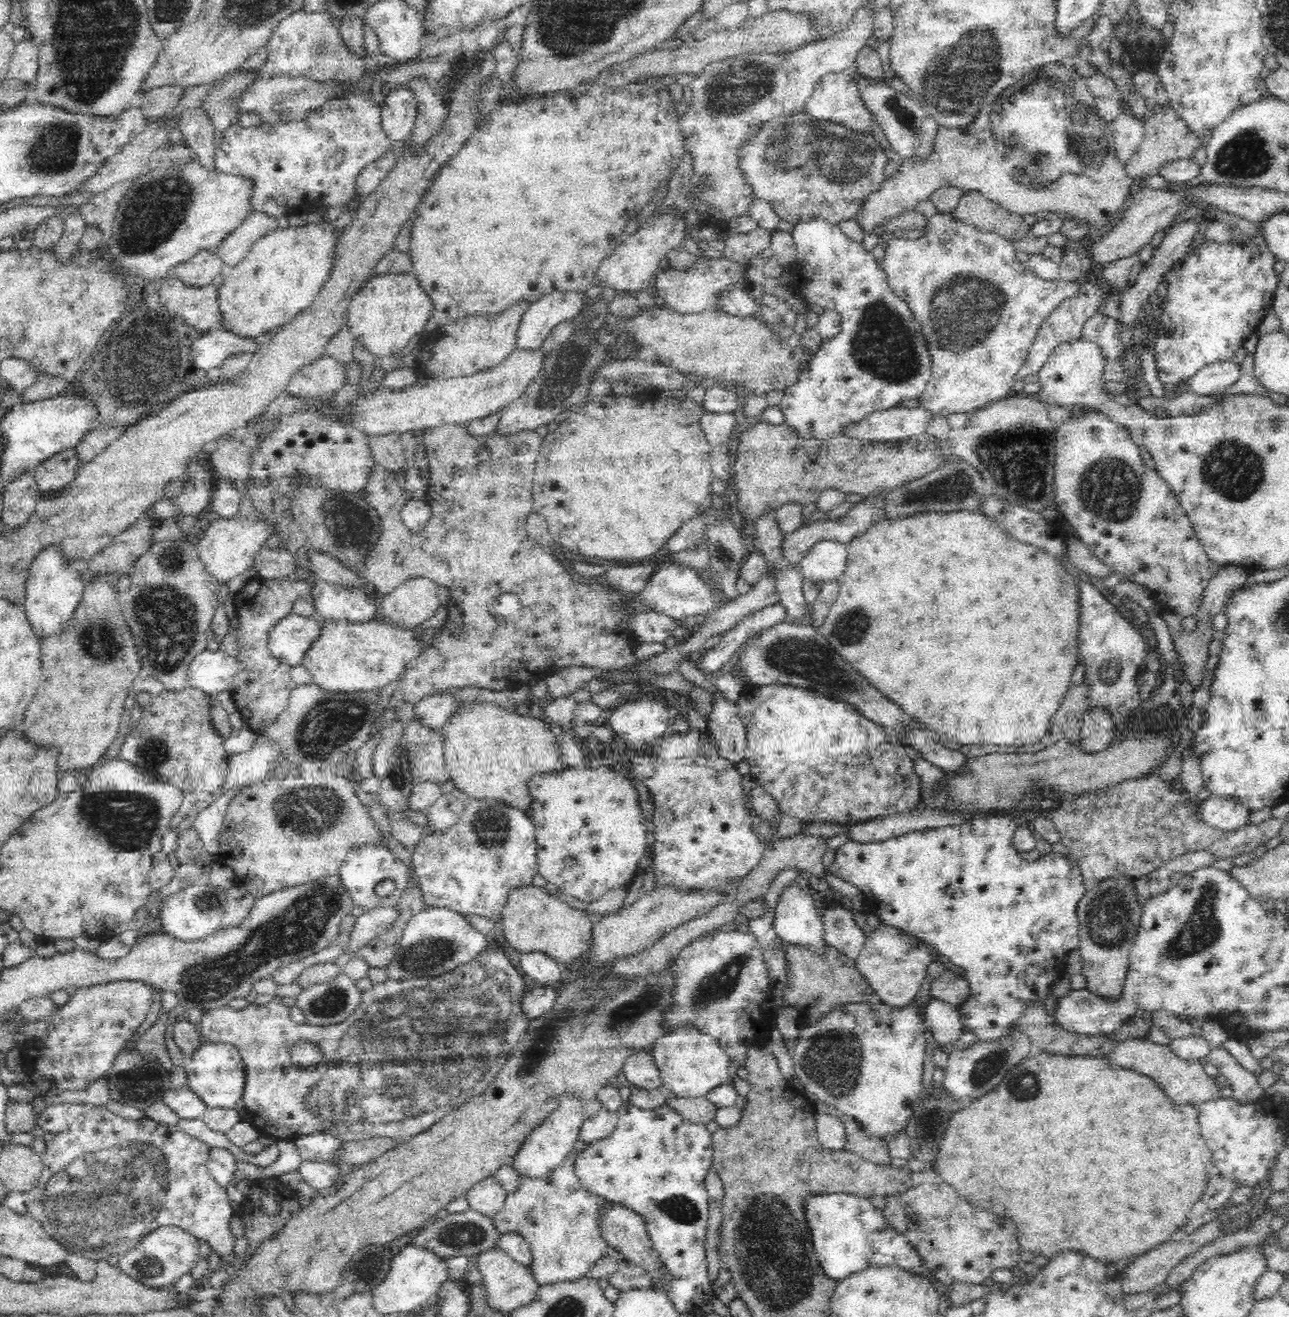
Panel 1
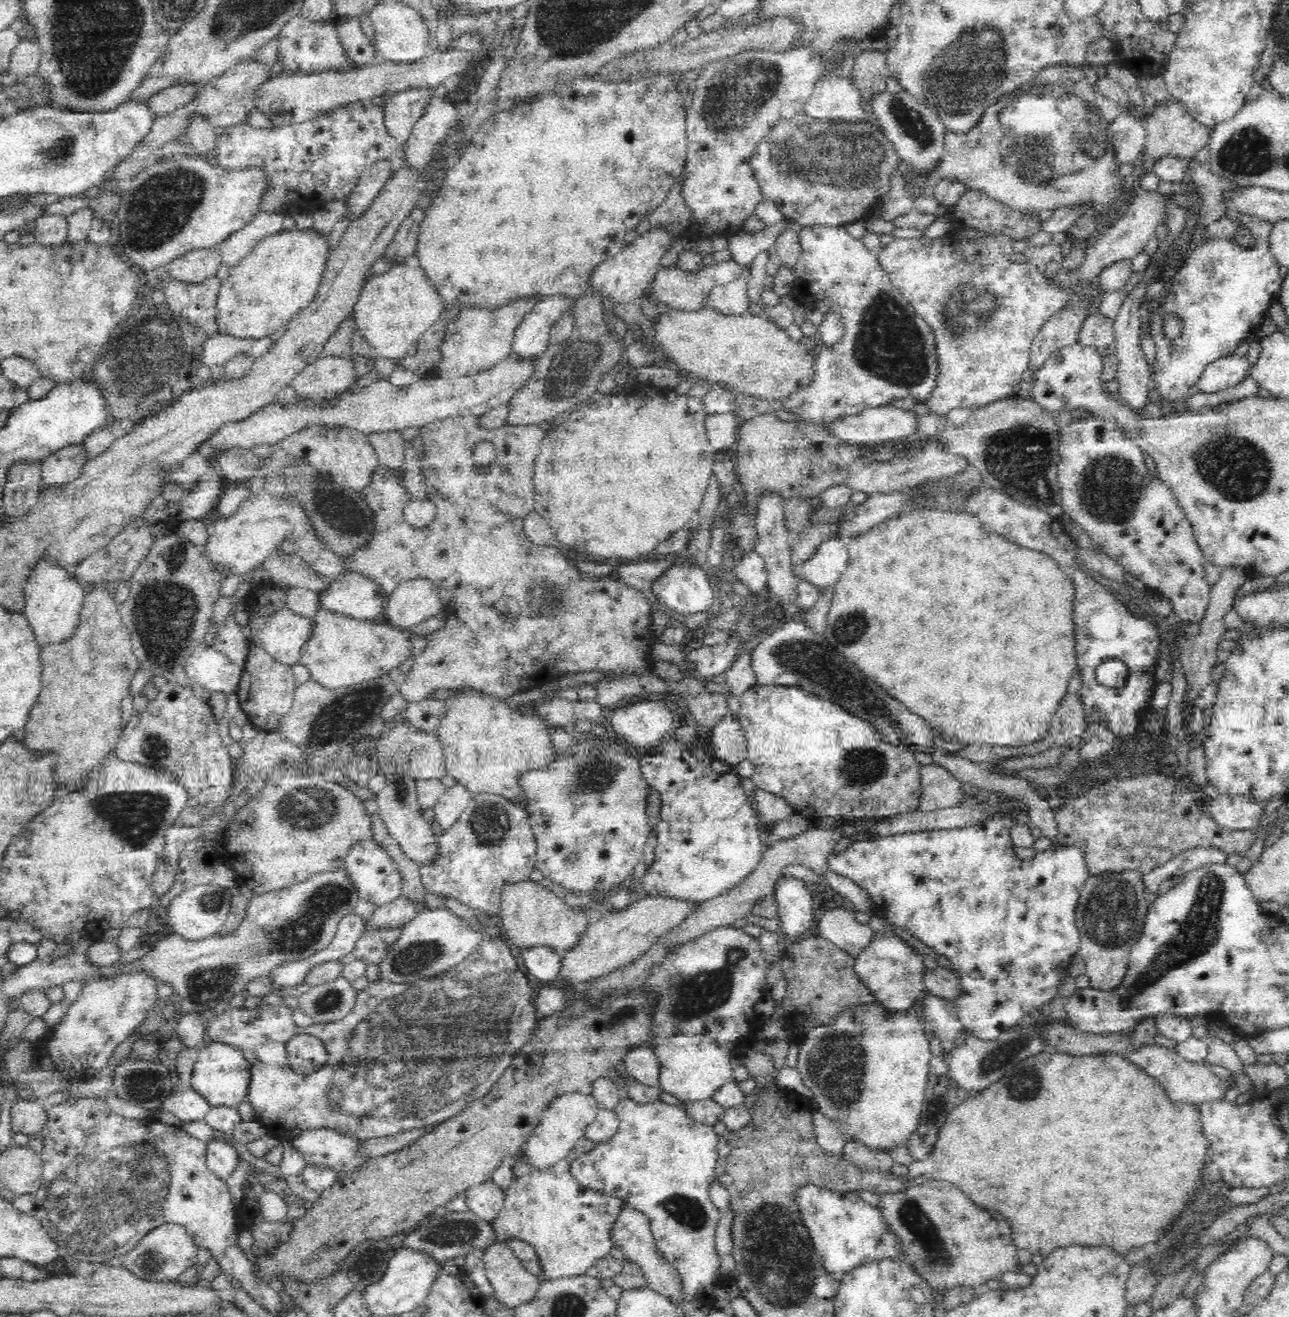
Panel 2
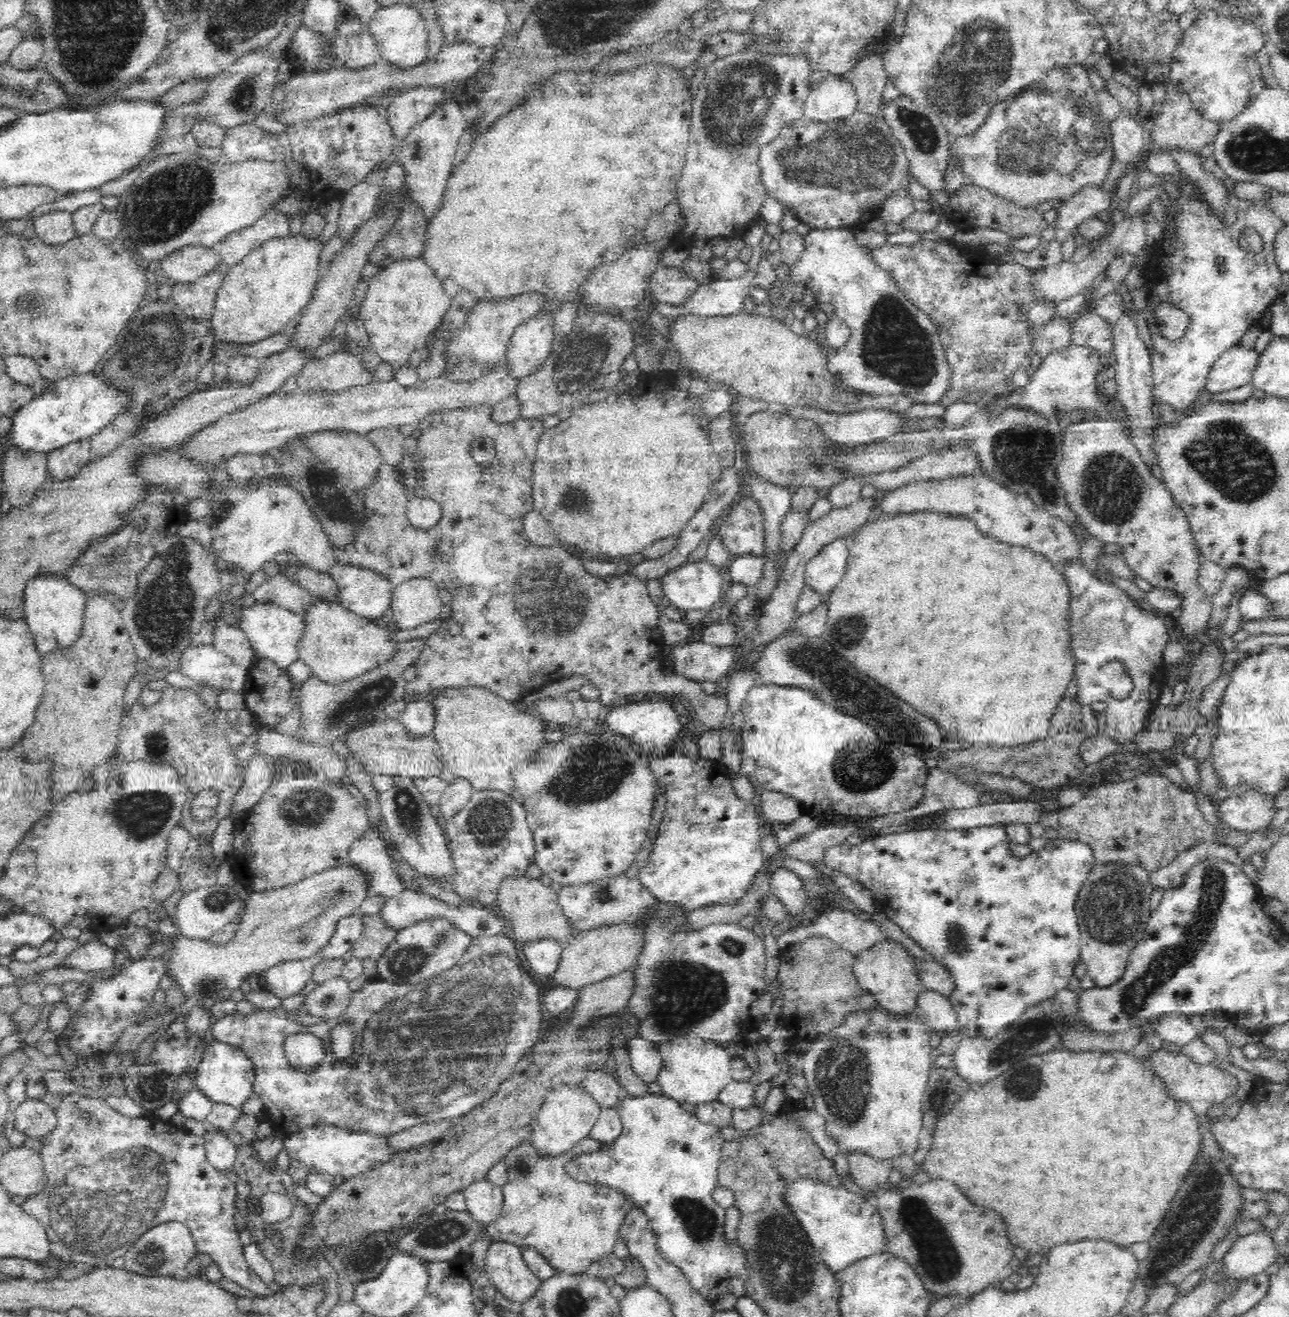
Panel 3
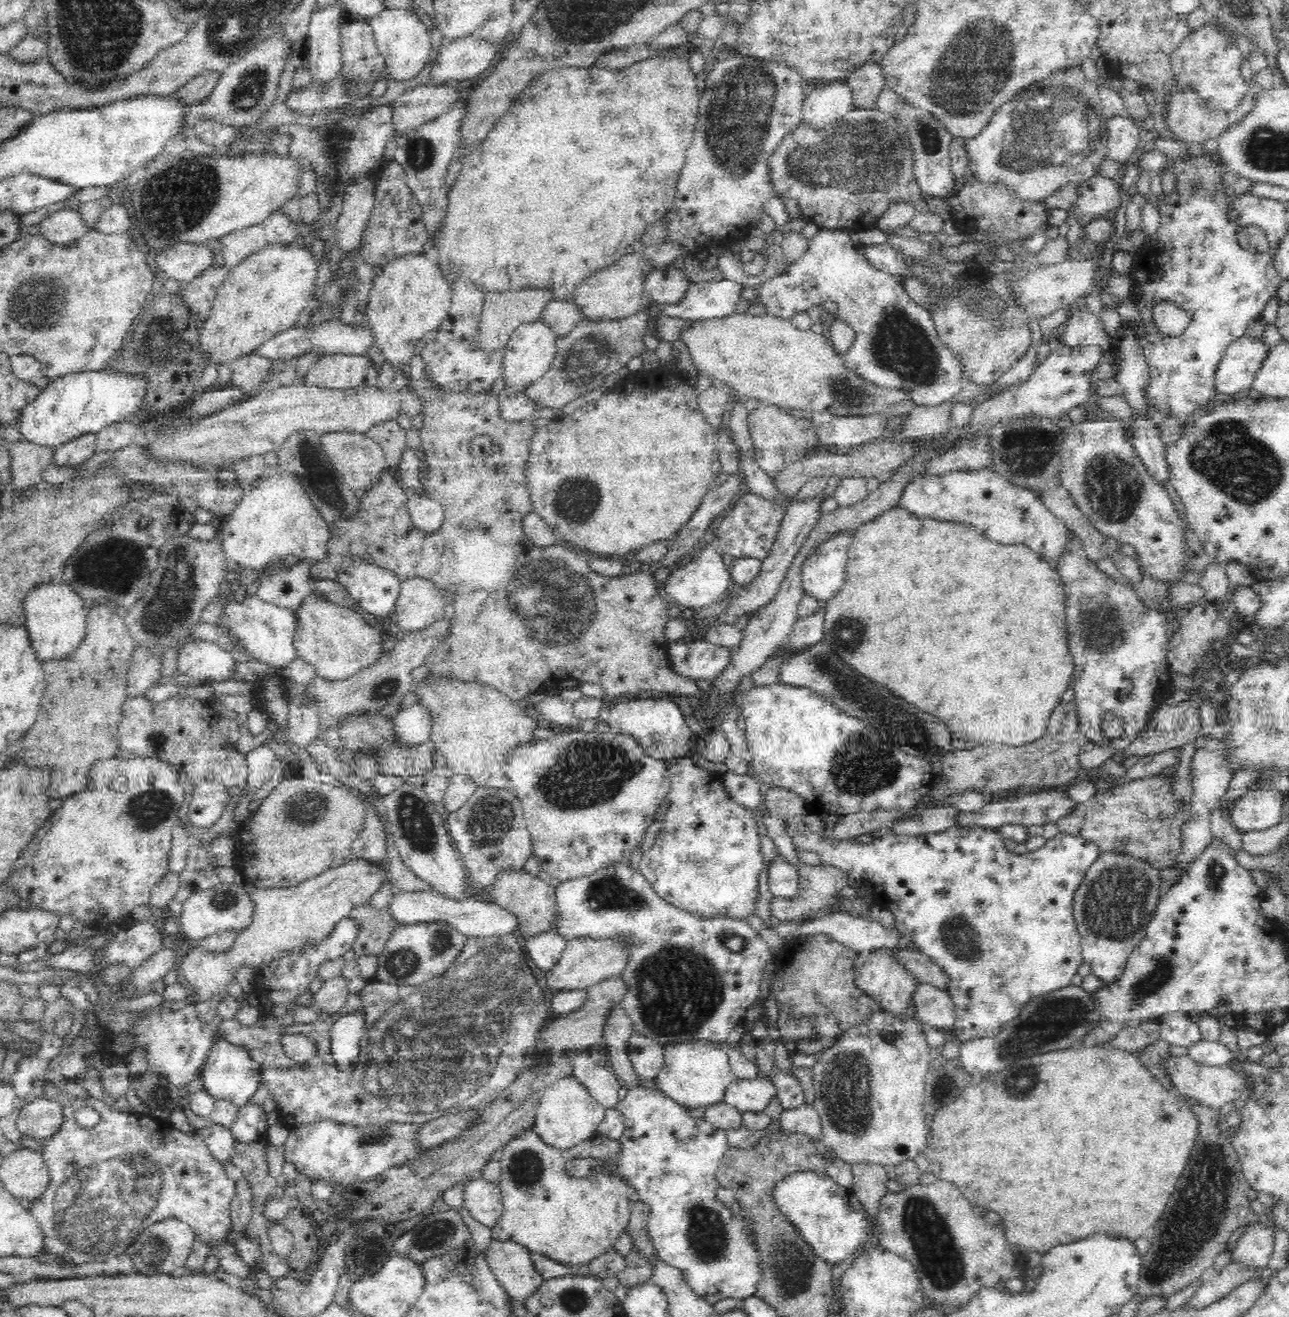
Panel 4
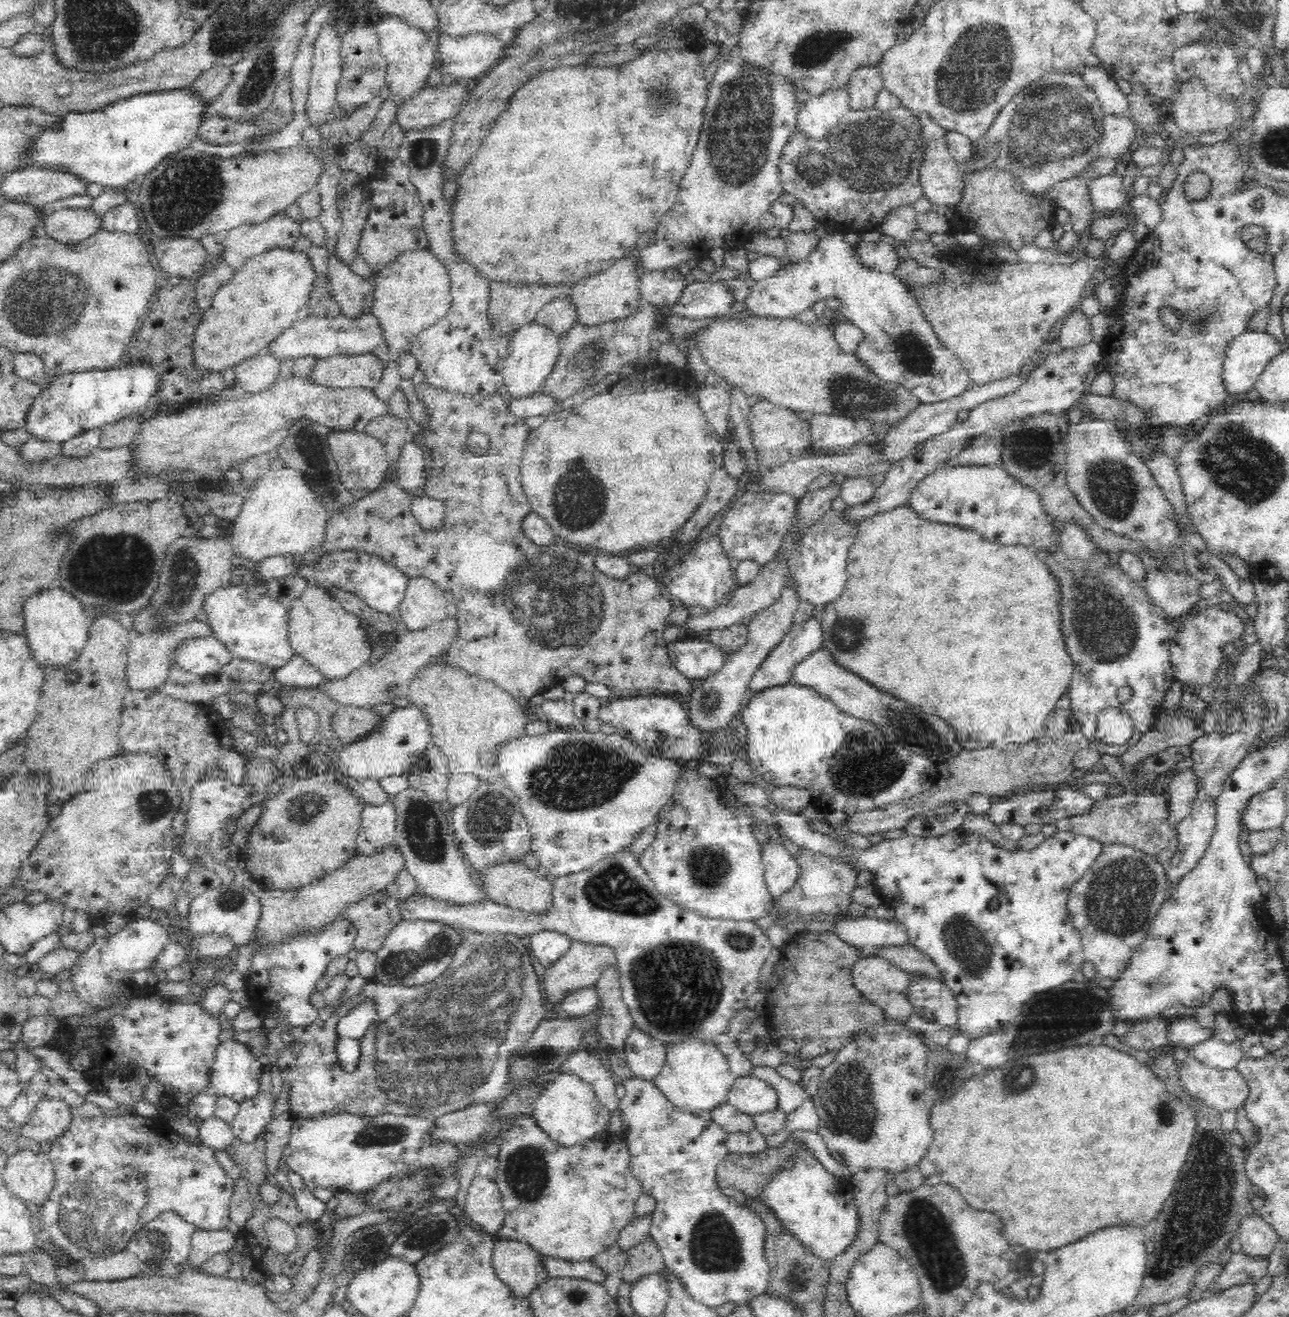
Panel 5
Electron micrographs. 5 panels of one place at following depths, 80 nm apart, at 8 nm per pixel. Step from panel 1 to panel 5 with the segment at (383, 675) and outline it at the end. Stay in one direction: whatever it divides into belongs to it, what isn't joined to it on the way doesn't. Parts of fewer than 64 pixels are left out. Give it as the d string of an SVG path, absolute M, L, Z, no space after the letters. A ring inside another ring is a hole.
M308 584L302 594L296 597L288 607L288 638L294 654L304 656L307 661L320 669L326 680L336 680L348 676L353 670L373 661L379 653L370 648L370 638L366 630L361 628L358 617L346 611L343 604L338 602L326 588Z

